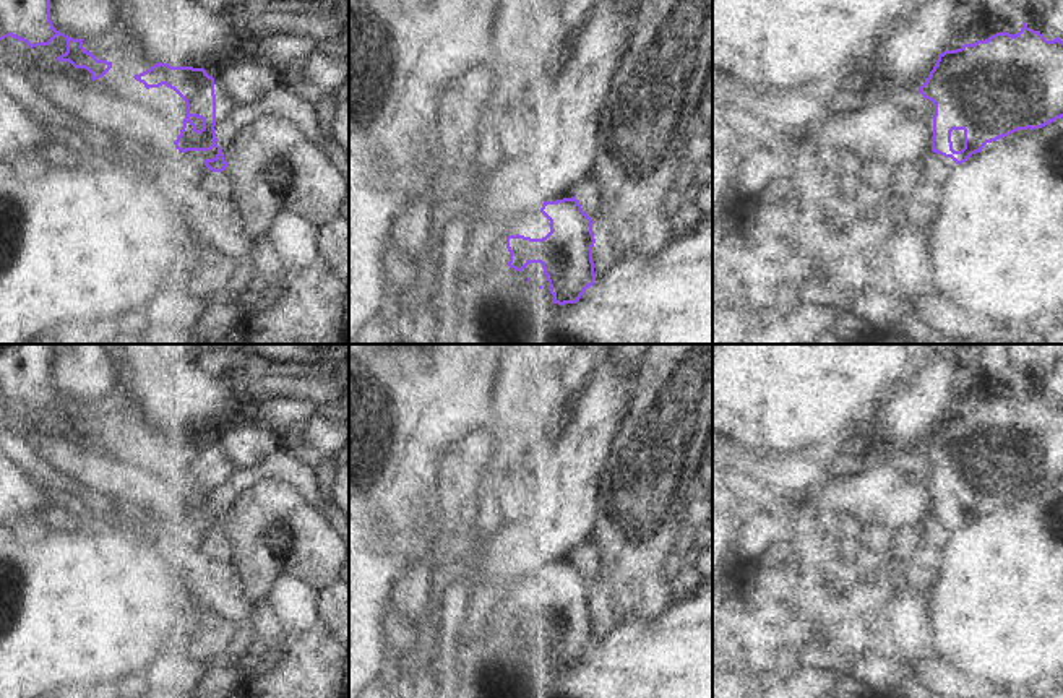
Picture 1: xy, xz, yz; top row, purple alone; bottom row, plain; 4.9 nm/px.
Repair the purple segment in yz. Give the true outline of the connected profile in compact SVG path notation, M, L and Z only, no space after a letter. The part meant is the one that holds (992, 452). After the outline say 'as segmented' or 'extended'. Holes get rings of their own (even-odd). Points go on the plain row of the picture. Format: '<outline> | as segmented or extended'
M1026 386L1018 398L996 396L938 419L919 456L935 467L932 515L966 526L987 506L1018 493L1037 493L1063 480L1063 404L1047 404ZM951 495L964 495L964 511L953 513Z | as segmented

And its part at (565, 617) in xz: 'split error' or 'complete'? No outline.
complete

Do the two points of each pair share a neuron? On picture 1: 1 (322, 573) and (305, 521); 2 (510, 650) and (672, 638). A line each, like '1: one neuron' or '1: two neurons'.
1: one neuron
2: one neuron

